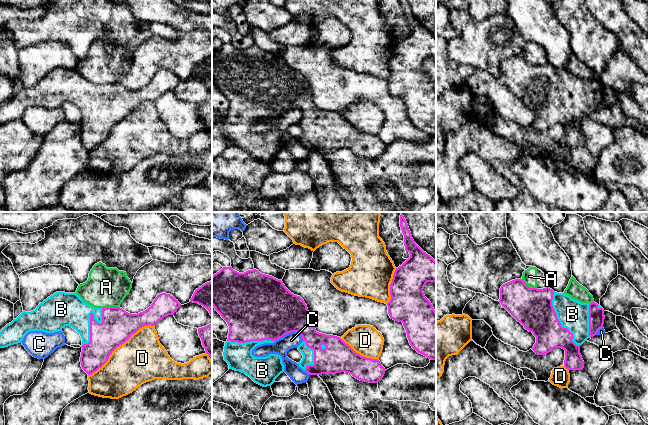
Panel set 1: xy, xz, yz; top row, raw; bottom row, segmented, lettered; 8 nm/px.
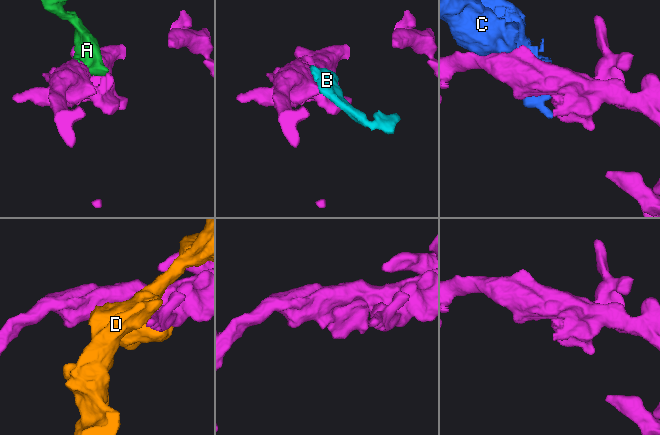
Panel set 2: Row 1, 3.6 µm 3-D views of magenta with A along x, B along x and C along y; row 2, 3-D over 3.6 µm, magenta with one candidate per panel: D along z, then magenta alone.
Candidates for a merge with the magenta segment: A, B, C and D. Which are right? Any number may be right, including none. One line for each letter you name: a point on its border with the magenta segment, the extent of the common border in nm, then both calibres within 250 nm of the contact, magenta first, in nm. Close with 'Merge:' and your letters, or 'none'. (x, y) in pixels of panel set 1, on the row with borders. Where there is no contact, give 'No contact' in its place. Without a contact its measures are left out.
B: Touches magenta at xy (90, 317). Shared border 340 nm. Thickness 260 nm (magenta) against 280 nm
Merge: B

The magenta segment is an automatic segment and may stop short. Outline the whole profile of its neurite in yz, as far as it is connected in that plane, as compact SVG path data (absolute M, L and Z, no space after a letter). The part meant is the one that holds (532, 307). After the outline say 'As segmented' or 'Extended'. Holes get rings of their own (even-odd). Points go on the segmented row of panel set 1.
M523 279L503 284L499 302L536 337L532 348L536 354L545 355L554 348L562 348L566 369L584 368L580 346L603 327L605 316L600 305L581 303L549 287L530 288Z. Extended

